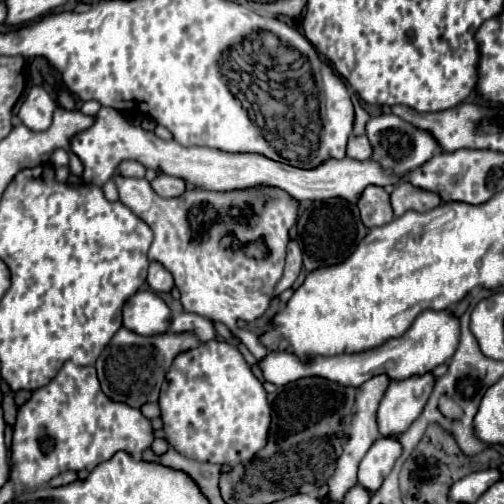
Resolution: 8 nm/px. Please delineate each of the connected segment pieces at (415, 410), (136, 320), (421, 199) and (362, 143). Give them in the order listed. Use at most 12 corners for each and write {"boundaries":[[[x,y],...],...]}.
{"boundaries":[[[432,373],[390,383],[376,423],[400,437],[422,413]],[[154,291],[124,305],[124,327],[138,335],[166,333],[170,307]],[[402,183],[392,191],[392,209],[430,211],[442,203],[438,193]],[[350,137],[348,157],[360,161],[372,157],[372,145],[362,137]]]}

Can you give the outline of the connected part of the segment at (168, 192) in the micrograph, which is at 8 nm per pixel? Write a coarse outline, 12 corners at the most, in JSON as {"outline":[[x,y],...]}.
{"outline":[[158,173],[152,189],[160,197],[186,191],[184,179]]}

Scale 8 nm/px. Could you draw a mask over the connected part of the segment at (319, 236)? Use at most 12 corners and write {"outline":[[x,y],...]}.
{"outline":[[346,199],[302,201],[296,241],[308,271],[350,257],[368,229]]}

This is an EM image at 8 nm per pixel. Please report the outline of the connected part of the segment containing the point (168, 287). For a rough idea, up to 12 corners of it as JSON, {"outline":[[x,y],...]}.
{"outline":[[160,263],[148,267],[154,291],[172,291],[174,279]]}

